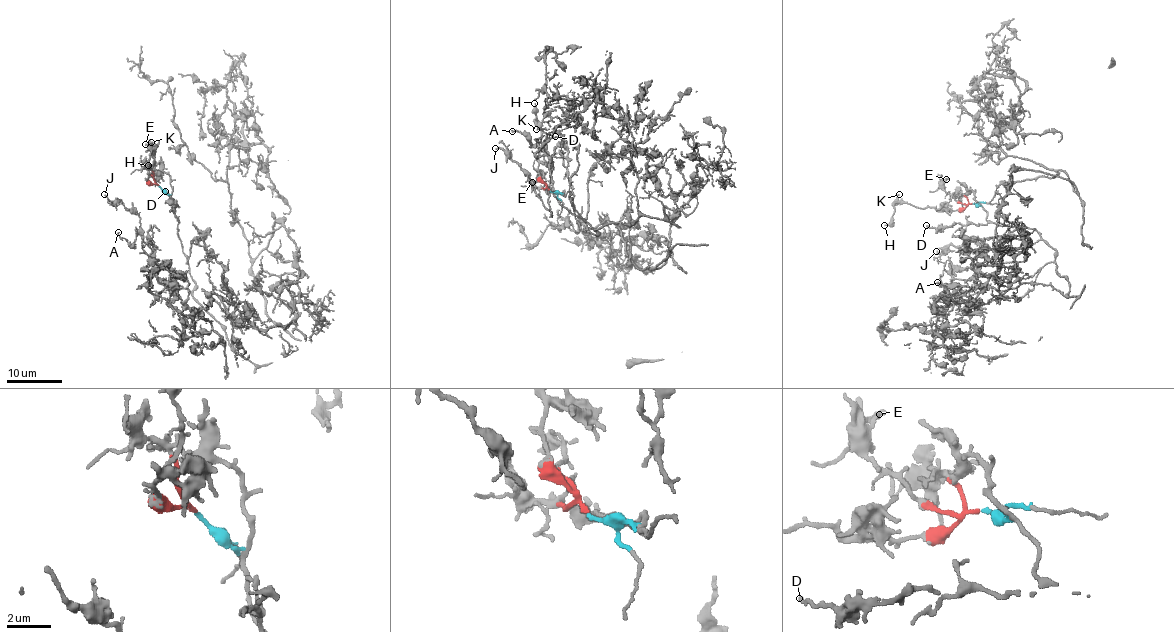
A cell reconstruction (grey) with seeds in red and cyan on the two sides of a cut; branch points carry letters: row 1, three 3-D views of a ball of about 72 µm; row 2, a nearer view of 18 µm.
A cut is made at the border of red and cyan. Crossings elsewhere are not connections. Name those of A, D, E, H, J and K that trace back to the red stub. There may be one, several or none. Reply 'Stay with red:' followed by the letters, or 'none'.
Stay with red: E, H, K

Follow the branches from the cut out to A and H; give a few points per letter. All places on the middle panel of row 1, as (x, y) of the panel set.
A: (549, 190), (572, 193), (574, 218), (580, 228), (597, 235), (559, 203), (542, 149), (512, 131)
H: (549, 190), (539, 173), (541, 128), (537, 124), (534, 103)

